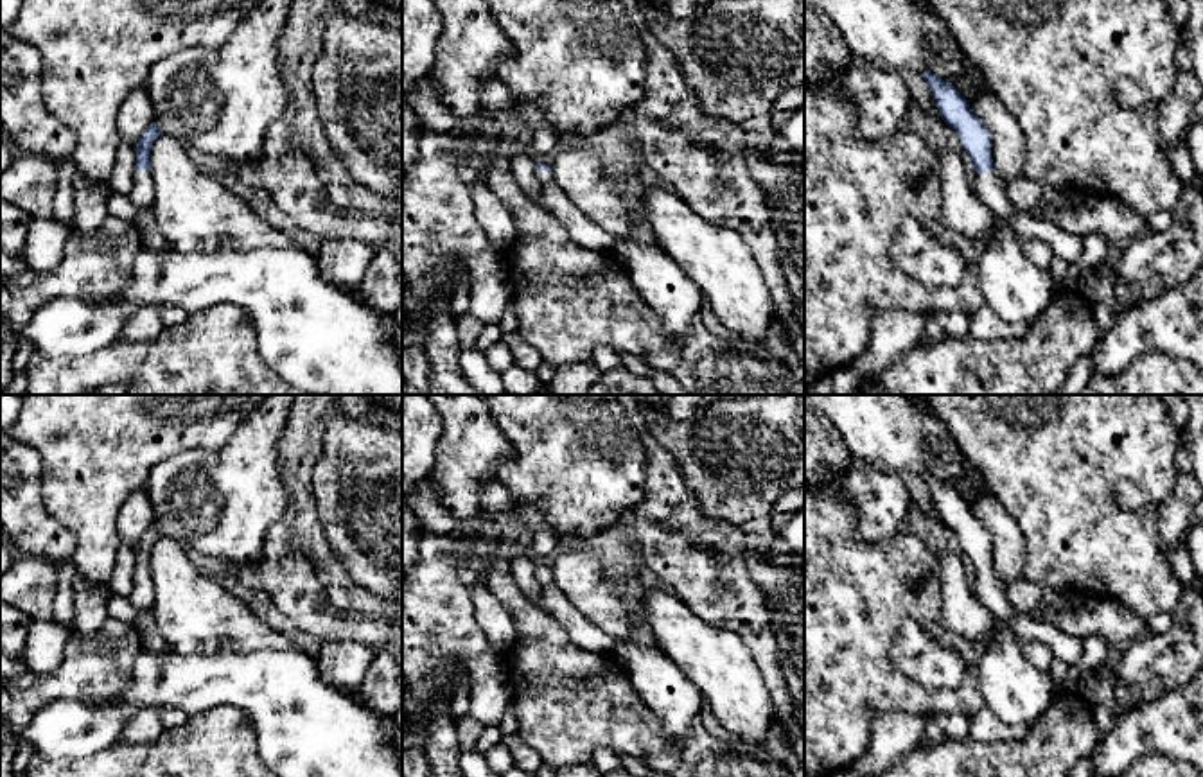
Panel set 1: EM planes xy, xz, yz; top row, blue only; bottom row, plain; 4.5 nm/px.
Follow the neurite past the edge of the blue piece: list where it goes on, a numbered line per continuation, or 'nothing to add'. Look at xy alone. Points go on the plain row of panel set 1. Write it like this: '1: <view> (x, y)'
1: xy (142, 596)

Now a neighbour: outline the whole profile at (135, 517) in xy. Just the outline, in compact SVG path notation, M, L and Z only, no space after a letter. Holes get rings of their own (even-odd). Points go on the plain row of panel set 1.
M138 490L127 497L117 517L117 529L135 553L142 535L154 524L154 513L145 492Z

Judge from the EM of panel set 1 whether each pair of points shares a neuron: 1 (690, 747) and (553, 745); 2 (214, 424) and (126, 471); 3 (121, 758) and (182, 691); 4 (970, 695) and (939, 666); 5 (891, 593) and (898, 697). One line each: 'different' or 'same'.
1: different
2: same
3: different
4: different
5: same

